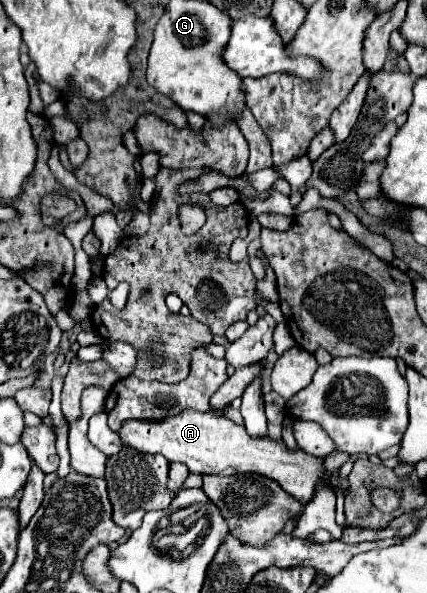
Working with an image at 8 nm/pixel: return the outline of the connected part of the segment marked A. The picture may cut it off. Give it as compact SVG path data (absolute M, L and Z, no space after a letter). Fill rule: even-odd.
M187 409L175 417L163 421L123 421L119 429L123 445L143 453L159 453L169 461L179 461L189 467L191 473L235 475L235 473L259 473L279 481L279 485L301 503L313 497L315 485L323 475L323 459L299 451L289 451L283 441L271 437L249 437L243 425L217 413L199 413Z

